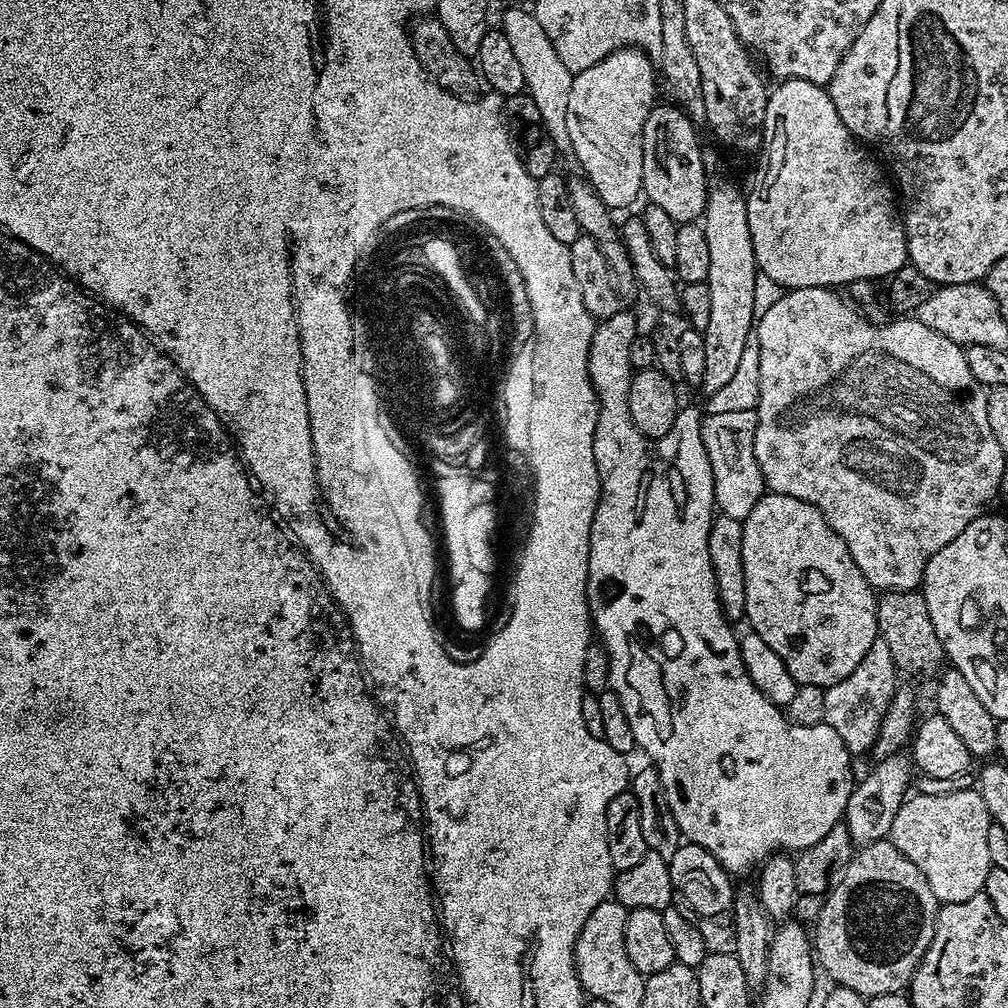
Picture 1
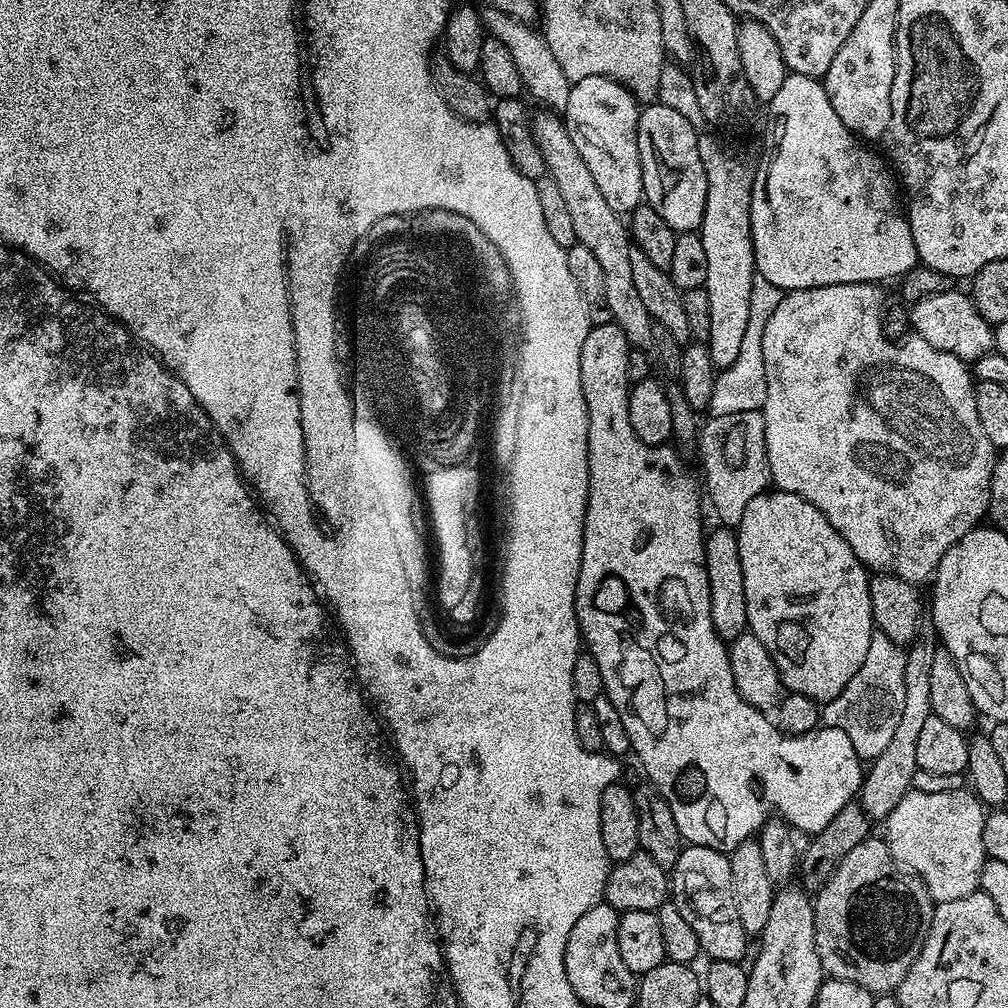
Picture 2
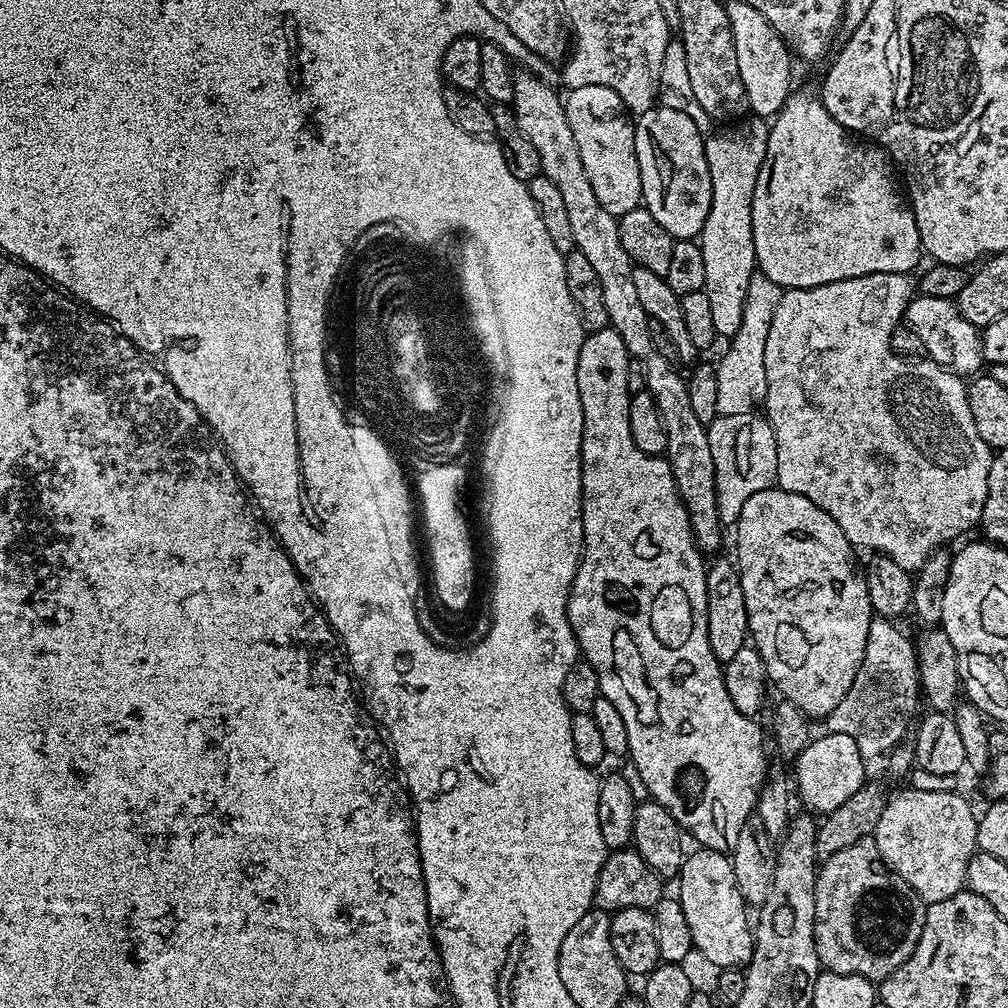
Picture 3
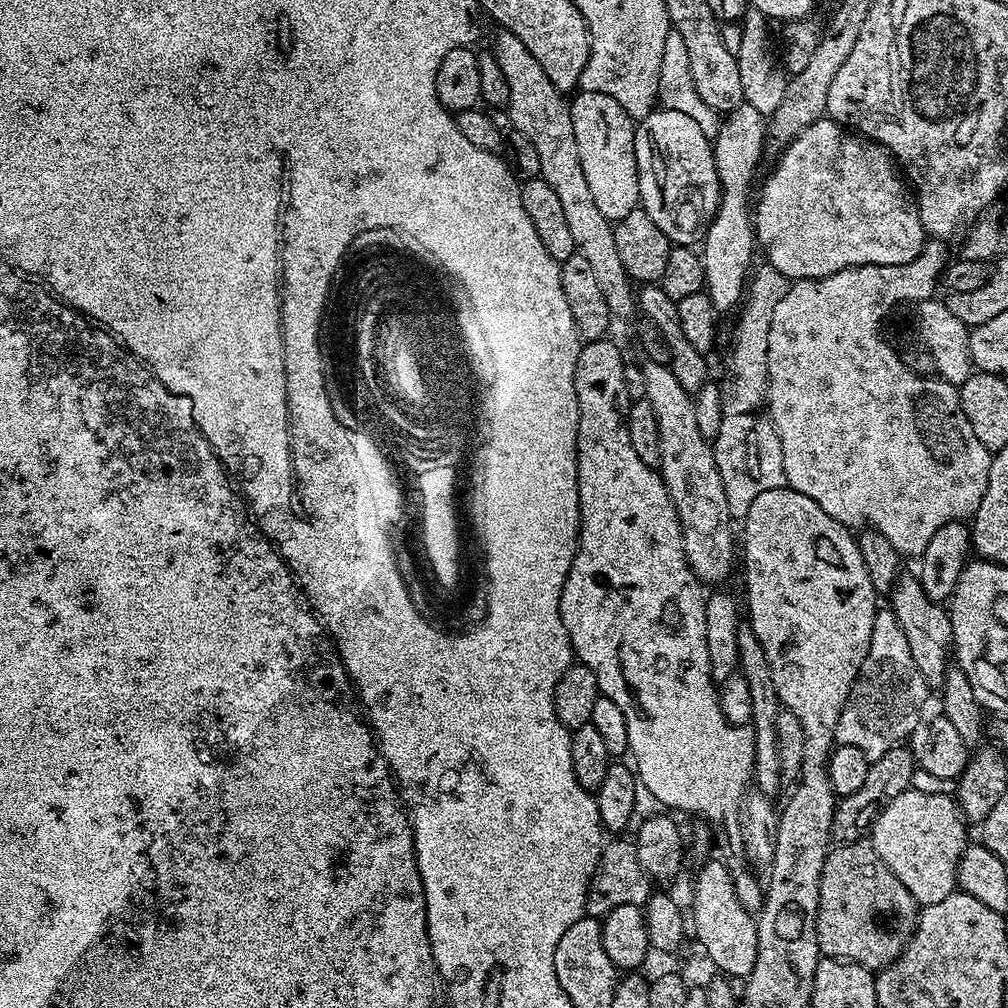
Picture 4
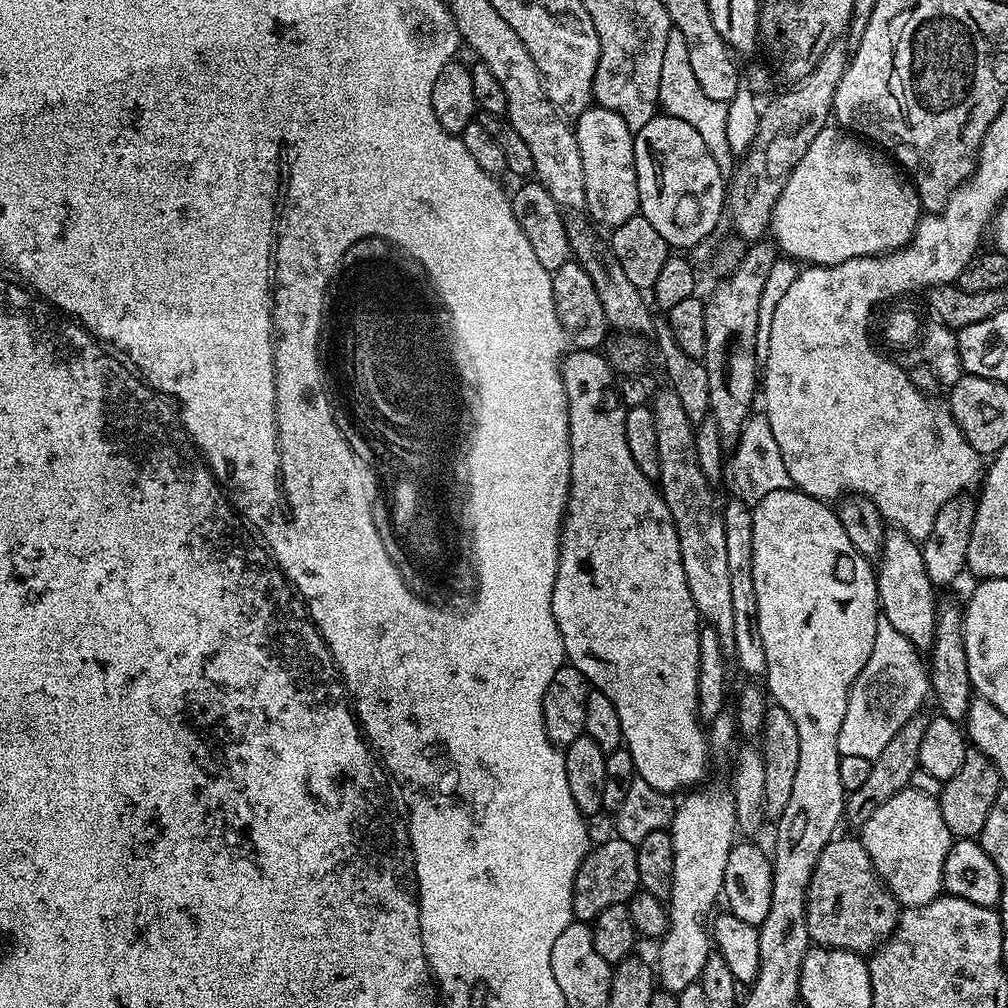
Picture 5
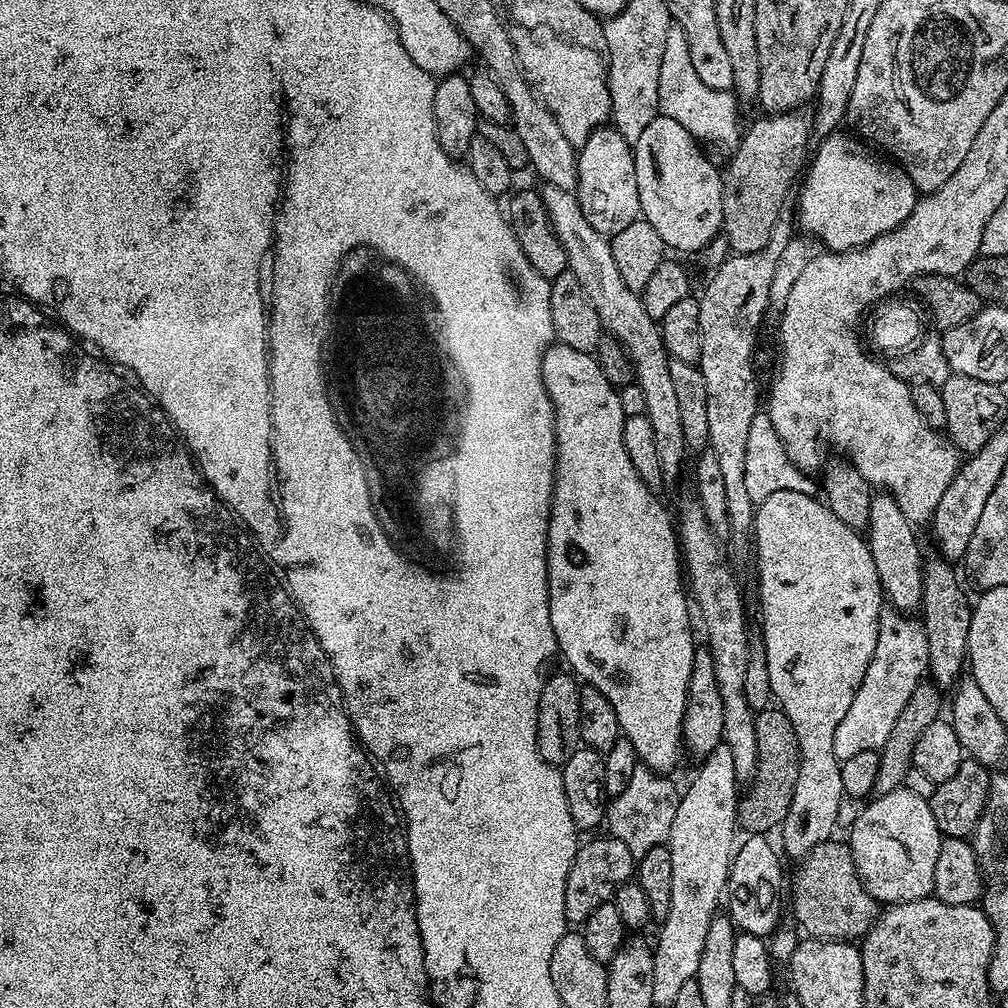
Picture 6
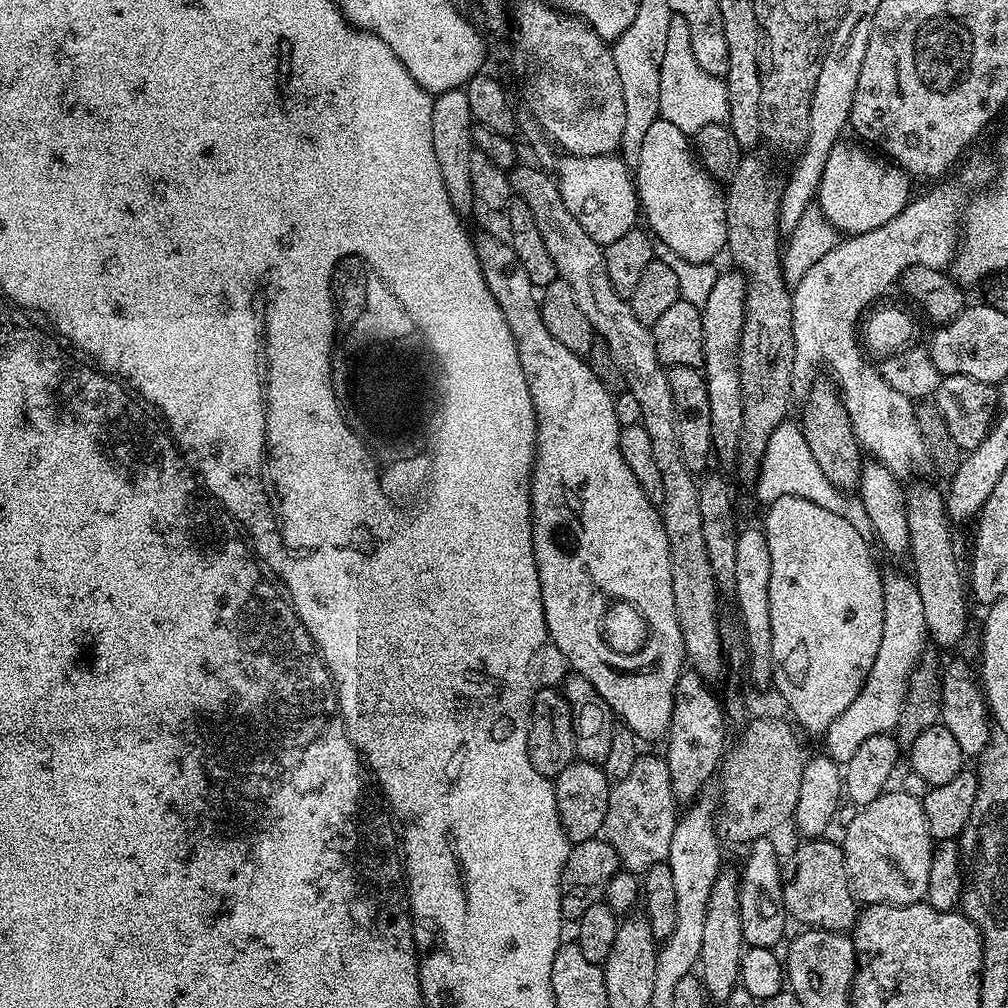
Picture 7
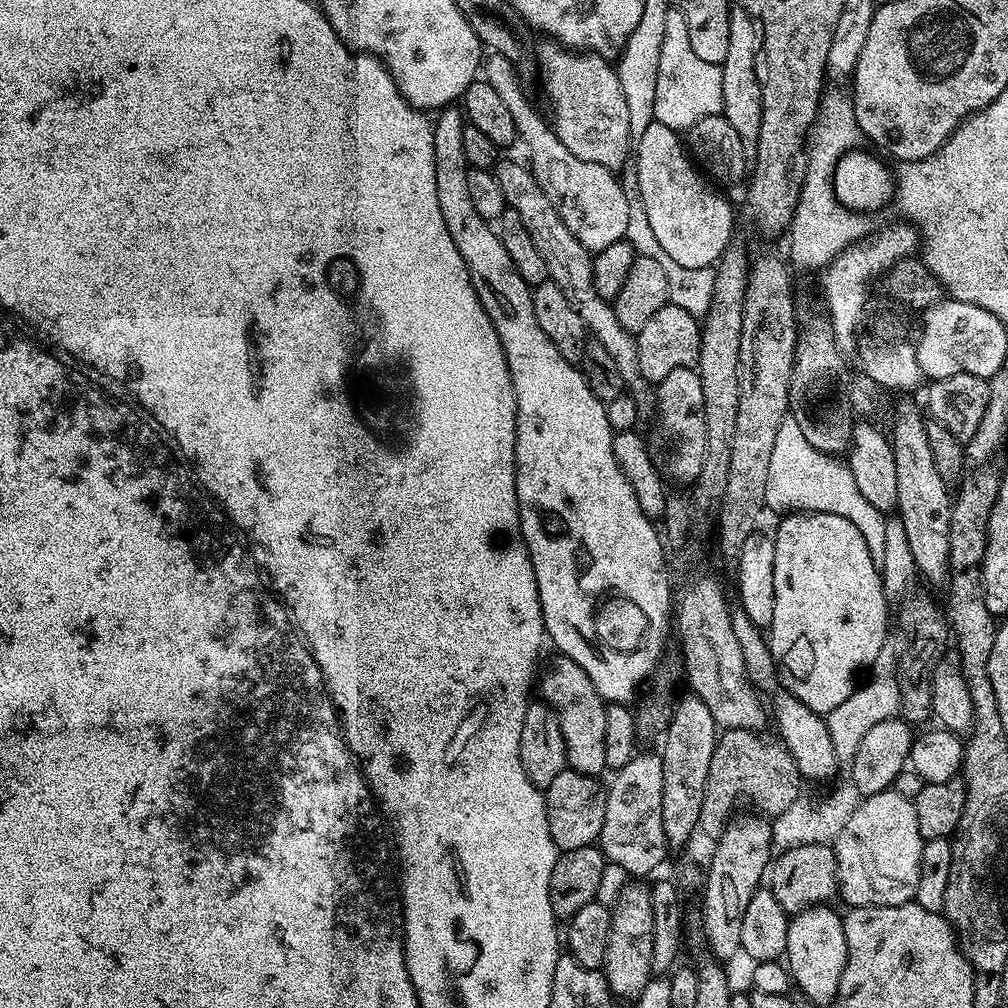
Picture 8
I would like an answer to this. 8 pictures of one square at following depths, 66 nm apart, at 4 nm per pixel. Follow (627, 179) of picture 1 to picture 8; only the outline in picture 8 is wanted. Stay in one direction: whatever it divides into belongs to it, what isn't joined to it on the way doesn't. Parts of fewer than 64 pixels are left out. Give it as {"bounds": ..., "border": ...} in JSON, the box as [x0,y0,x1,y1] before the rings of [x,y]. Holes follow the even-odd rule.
{"bounds":[532,143,629,254],"border":[[[557,143],[548,148],[541,158],[540,164],[532,168],[534,178],[538,178],[538,186],[546,190],[546,198],[554,202],[562,222],[586,246],[588,251],[595,254],[606,246],[625,239],[626,222],[629,221],[629,207],[620,185],[617,173],[606,166],[598,166],[594,162],[582,162],[582,158],[574,158],[566,150],[566,146]]]}

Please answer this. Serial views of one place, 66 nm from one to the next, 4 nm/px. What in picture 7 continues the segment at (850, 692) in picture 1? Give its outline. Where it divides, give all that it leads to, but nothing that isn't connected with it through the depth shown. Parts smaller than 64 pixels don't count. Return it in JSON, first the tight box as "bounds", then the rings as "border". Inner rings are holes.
{"bounds":[822,572,929,766],"border":[[[896,572],[893,576],[885,575],[883,581],[884,617],[882,618],[882,646],[878,646],[878,658],[874,658],[874,666],[870,666],[870,674],[866,678],[858,698],[854,698],[854,702],[850,702],[850,706],[846,706],[846,710],[842,710],[842,714],[838,714],[838,718],[834,718],[834,722],[830,724],[822,737],[822,743],[828,747],[825,748],[827,756],[835,764],[841,766],[848,764],[850,758],[854,758],[854,750],[858,750],[858,746],[862,746],[862,742],[875,736],[891,733],[895,729],[898,718],[902,714],[908,679],[925,651],[924,640],[926,644],[926,639],[929,637],[926,618],[922,614],[922,598],[918,598],[918,586],[915,579],[911,575],[903,576],[902,573]]]}

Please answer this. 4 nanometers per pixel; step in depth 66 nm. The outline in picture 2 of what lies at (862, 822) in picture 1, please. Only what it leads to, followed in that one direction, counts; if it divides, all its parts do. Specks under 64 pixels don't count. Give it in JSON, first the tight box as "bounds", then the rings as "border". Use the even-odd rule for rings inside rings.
{"bounds":[858,636,938,821],"border":[[[924,636],[924,640],[916,637],[914,646],[906,652],[906,702],[902,705],[902,719],[894,730],[894,738],[890,738],[890,746],[882,750],[875,760],[867,765],[858,793],[860,809],[866,813],[869,821],[887,821],[888,816],[902,802],[902,798],[912,788],[912,779],[916,773],[918,762],[918,733],[926,718],[932,715],[930,706],[930,662],[934,662],[934,654],[938,647],[938,636]]]}

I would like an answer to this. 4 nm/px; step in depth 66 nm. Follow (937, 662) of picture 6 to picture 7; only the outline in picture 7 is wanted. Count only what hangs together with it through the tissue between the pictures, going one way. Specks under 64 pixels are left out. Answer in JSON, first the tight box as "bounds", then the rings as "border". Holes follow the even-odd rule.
{"bounds":[906,487,970,648],"border":[[[909,487],[906,492],[906,499],[908,501],[908,550],[907,555],[912,556],[912,569],[910,569],[911,575],[914,577],[916,585],[918,586],[918,598],[922,598],[922,614],[926,618],[926,626],[932,641],[937,644],[935,647],[940,648],[952,648],[964,635],[968,632],[968,600],[970,604],[970,592],[966,587],[966,576],[960,573],[960,560],[956,557],[956,544],[952,541],[952,529],[954,524],[949,519],[947,514],[947,506],[945,504],[945,493],[936,488],[911,488]]]}

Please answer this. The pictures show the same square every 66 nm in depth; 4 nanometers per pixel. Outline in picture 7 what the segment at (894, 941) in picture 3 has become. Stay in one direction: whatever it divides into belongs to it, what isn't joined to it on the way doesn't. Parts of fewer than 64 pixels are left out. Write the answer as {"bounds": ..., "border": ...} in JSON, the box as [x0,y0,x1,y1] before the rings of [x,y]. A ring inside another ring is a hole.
{"bounds":[782,838,858,933],"border":[[[808,838],[791,849],[792,857],[782,864],[782,898],[787,915],[793,921],[801,920],[804,926],[829,932],[847,933],[856,927],[858,897],[848,881],[843,847],[828,839]]]}

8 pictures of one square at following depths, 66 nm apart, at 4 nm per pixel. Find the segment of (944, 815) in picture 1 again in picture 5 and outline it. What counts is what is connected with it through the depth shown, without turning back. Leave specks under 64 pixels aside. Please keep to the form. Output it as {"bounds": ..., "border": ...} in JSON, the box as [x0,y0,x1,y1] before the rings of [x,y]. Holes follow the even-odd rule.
{"bounds":[858,786,954,908],"border":[[[911,786],[903,788],[901,792],[895,792],[890,799],[882,802],[882,806],[878,806],[878,810],[874,810],[874,814],[870,814],[868,821],[859,829],[858,839],[863,842],[866,854],[870,854],[870,862],[877,876],[883,880],[884,887],[901,906],[904,908],[926,906],[941,895],[944,887],[942,870],[954,837],[946,822],[942,822],[942,810],[937,797],[922,794]]]}

